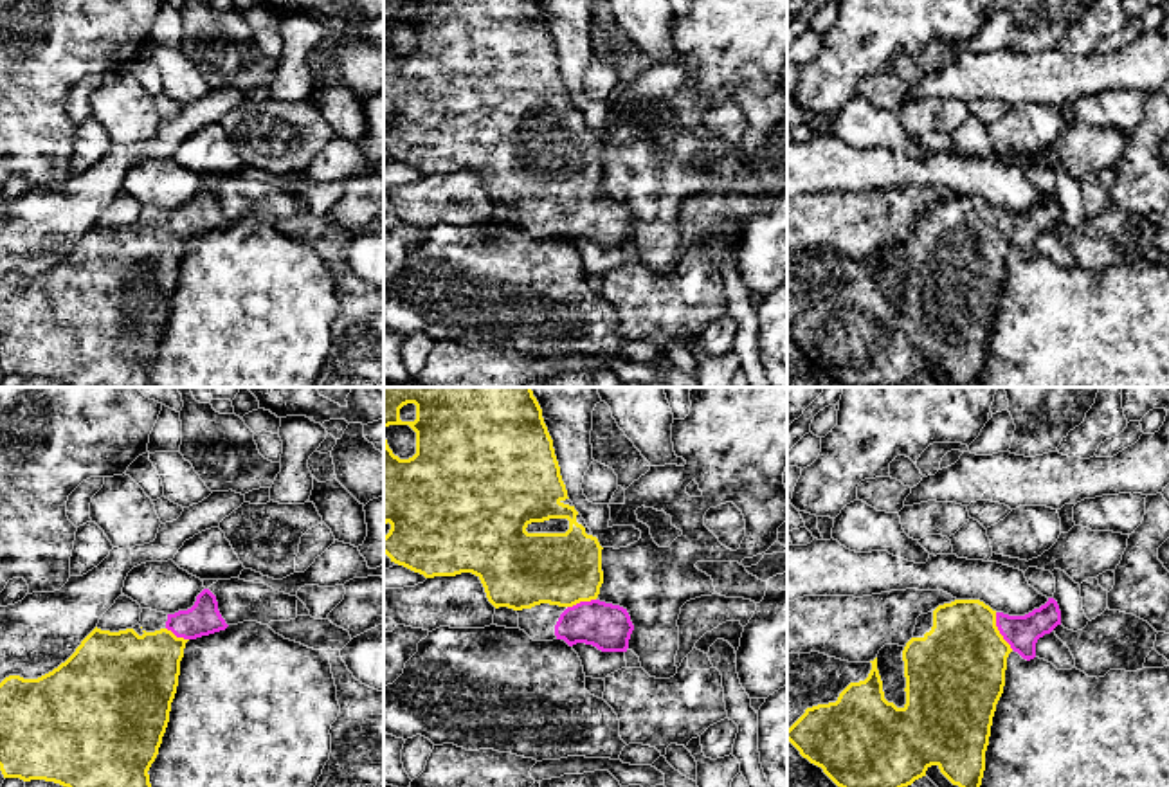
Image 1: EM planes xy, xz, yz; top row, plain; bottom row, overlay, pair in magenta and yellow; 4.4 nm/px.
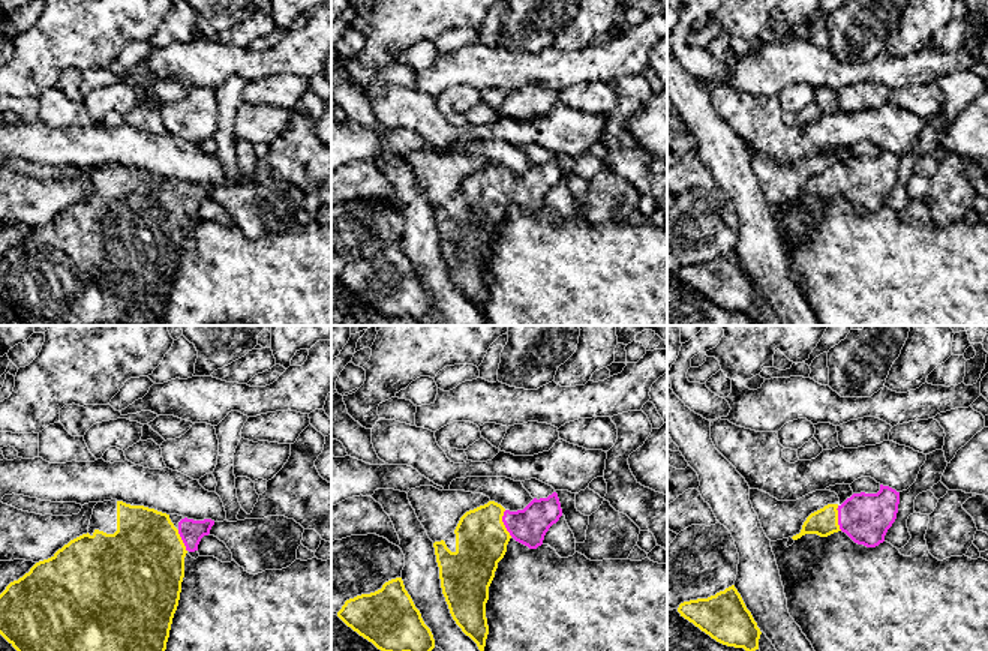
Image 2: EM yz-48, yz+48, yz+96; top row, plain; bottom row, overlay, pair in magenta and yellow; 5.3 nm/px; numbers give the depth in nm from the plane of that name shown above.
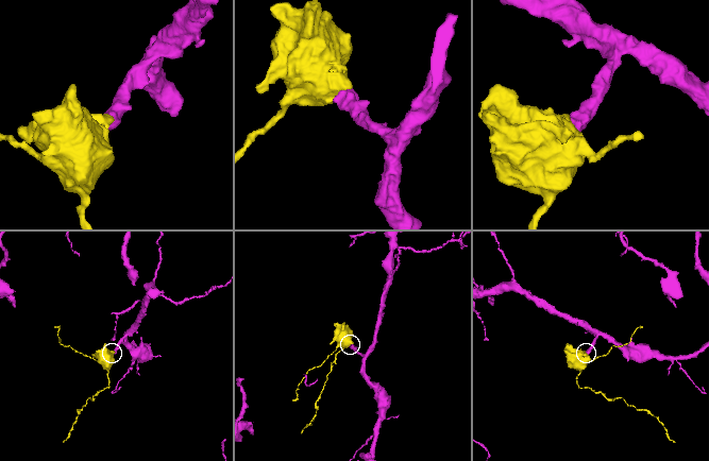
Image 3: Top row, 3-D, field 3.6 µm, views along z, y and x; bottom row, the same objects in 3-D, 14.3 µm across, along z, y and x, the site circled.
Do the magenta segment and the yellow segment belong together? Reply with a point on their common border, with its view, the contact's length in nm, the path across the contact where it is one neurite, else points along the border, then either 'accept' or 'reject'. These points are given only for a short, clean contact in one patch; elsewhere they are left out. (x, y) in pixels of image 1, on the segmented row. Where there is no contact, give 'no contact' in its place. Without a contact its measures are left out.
yz (998, 629) | 190 nm | across yz (1022, 633), (998, 629), (959, 667) | accept

